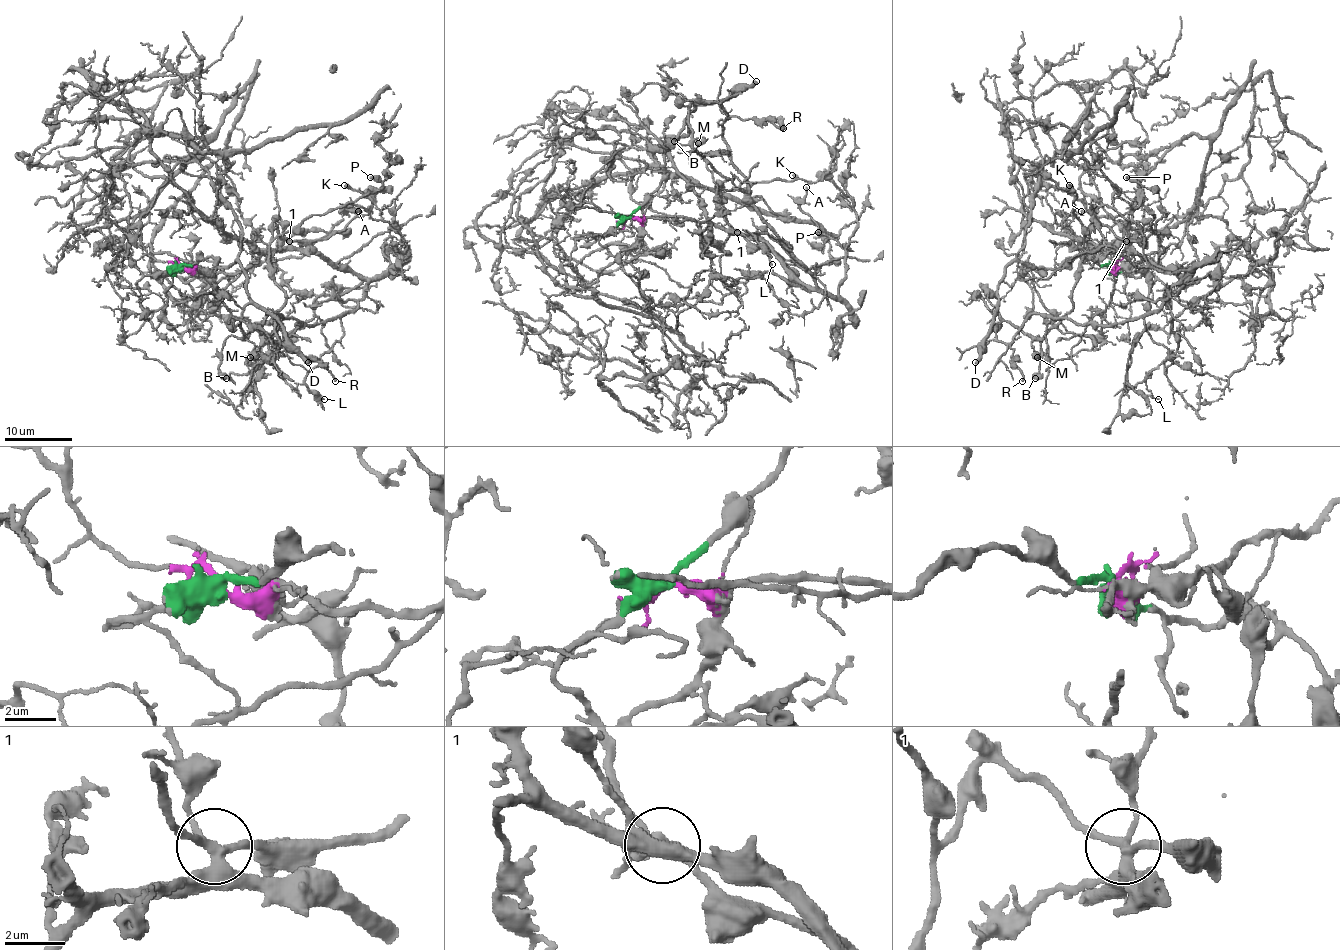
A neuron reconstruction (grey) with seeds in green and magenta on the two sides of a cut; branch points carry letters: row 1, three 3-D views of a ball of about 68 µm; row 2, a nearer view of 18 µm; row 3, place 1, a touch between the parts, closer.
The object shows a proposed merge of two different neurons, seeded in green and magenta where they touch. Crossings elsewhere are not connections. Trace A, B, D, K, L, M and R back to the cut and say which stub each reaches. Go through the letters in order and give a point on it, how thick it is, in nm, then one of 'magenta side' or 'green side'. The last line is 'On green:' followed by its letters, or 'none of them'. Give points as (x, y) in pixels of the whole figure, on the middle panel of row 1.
A: (806, 187) | 190 nm | magenta side
B: (674, 141) | 650 nm | green side
D: (756, 81) | 440 nm | green side
K: (792, 175) | 400 nm | green side
L: (772, 264) | 130 nm | magenta side
M: (698, 143) | 500 nm | green side
R: (783, 128) | 220 nm | magenta side
On green: B, D, K, M

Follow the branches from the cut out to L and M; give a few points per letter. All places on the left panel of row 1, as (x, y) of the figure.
L: (181, 266), (240, 273), (273, 251), (313, 251), (366, 278), (344, 336), (306, 375), (323, 398)
M: (181, 266), (212, 256), (217, 268), (234, 261), (242, 268), (249, 300), (240, 326), (254, 344), (251, 358)

